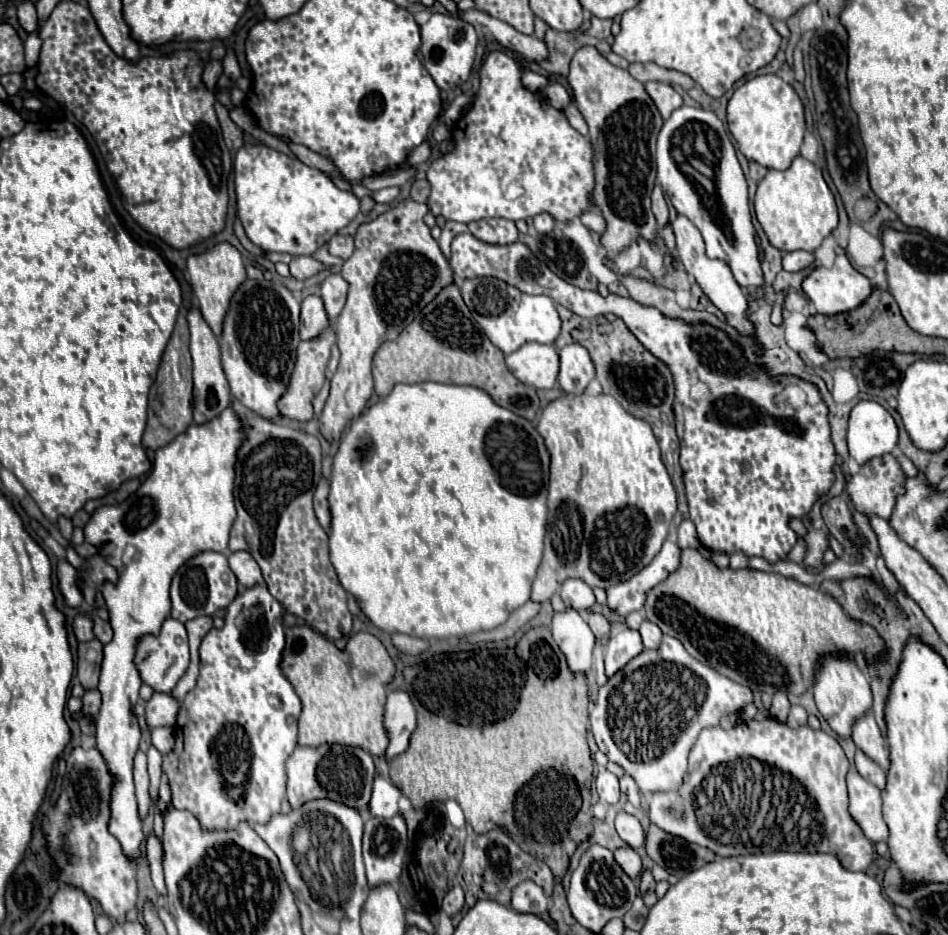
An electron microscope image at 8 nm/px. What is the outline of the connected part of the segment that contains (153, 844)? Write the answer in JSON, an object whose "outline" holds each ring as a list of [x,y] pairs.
{"outline":[[[151,832],[145,840],[145,854],[147,854],[147,862],[149,862],[149,870],[151,870],[151,878],[153,884],[157,888],[159,894],[165,894],[165,882],[163,882],[163,868],[161,868],[161,840],[155,836],[155,832]]]}

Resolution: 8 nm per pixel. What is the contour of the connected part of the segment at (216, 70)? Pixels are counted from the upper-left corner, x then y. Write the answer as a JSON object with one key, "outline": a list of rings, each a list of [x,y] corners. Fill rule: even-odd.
{"outline":[[[211,60],[205,70],[203,70],[203,84],[209,88],[209,90],[215,90],[217,88],[217,78],[219,74],[223,72],[223,66],[219,60]]]}

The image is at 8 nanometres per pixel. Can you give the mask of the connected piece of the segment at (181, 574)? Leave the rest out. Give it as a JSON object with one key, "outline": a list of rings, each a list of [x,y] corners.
{"outline":[[[201,552],[191,560],[187,560],[173,578],[171,616],[179,622],[187,622],[197,616],[213,616],[217,610],[227,608],[235,596],[237,596],[237,578],[227,564],[227,556],[219,552]]]}

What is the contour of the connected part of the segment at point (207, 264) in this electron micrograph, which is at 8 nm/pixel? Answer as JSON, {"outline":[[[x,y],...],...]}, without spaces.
{"outline":[[[223,242],[223,244],[217,244],[215,248],[207,250],[205,254],[189,256],[189,260],[187,260],[187,272],[191,276],[193,294],[199,300],[199,310],[201,310],[205,322],[209,324],[209,328],[213,330],[213,334],[219,336],[223,332],[223,318],[227,314],[227,306],[231,302],[231,294],[235,294],[235,290],[247,278],[241,254],[237,252],[237,248],[233,248],[231,244]]]}

